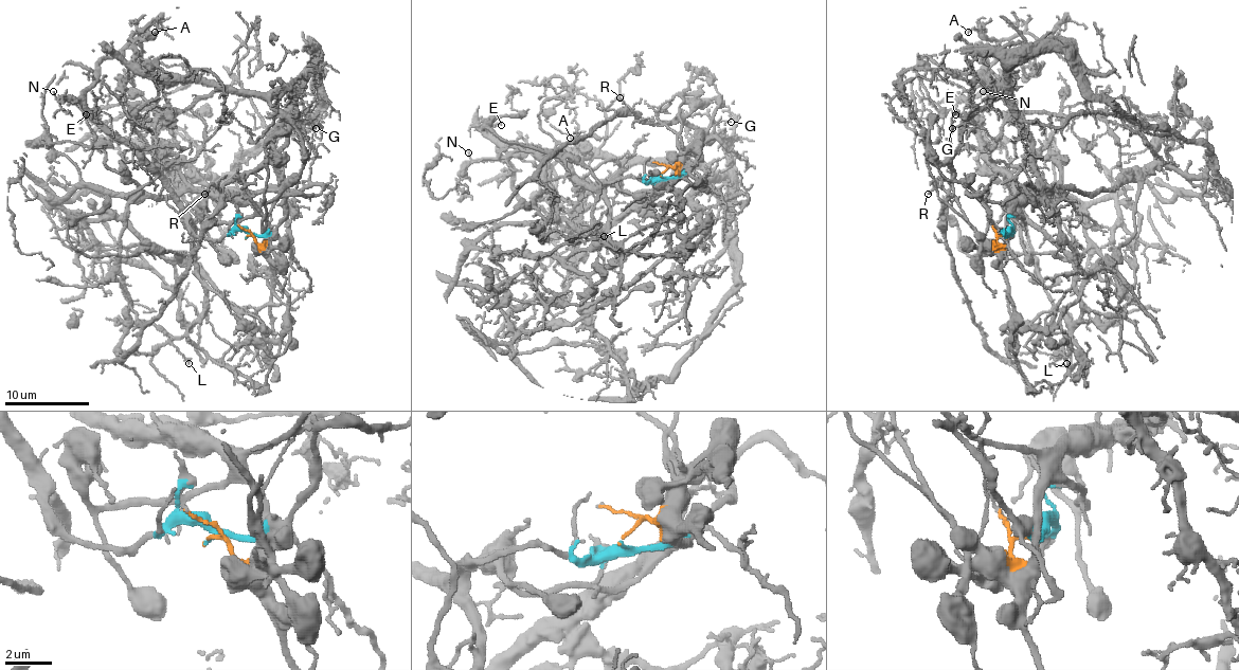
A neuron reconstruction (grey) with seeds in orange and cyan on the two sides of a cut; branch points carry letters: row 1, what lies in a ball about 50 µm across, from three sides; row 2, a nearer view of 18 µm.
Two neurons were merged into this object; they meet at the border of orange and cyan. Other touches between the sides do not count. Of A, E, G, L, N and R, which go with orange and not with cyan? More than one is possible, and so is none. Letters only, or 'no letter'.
A, G, R

